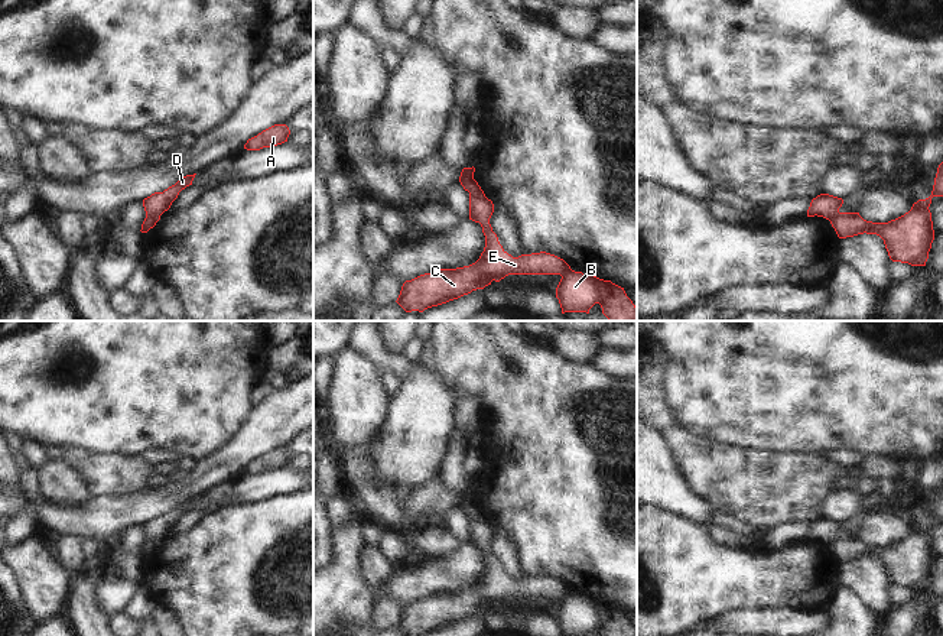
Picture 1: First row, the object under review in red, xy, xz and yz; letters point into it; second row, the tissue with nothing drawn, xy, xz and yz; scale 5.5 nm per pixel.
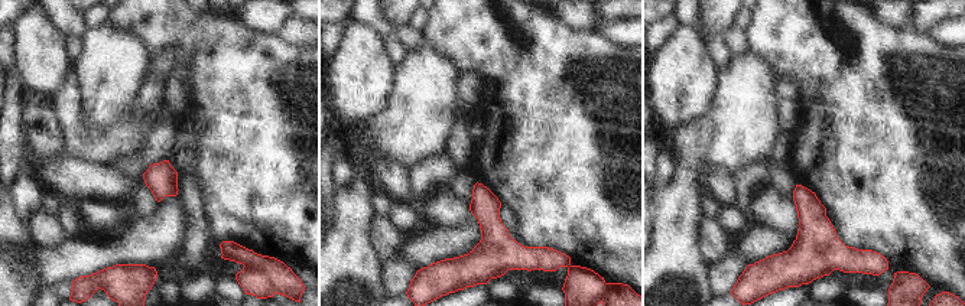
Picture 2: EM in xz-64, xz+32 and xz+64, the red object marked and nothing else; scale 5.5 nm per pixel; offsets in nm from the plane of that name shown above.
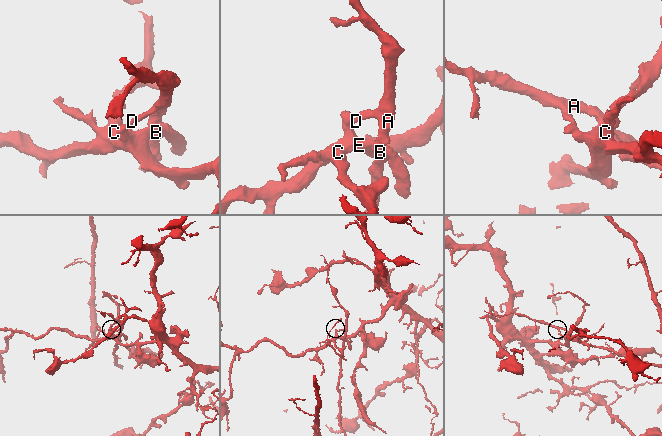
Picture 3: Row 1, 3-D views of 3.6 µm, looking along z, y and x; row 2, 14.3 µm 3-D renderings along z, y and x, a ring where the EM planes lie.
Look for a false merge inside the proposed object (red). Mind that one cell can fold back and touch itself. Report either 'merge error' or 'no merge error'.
merge error

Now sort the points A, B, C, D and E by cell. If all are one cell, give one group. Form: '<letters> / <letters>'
A B D / C E

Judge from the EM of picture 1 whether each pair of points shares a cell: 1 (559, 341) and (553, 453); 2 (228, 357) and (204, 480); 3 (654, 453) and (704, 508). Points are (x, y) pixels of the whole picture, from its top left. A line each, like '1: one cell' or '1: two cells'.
1: two cells
2: two cells
3: one cell

